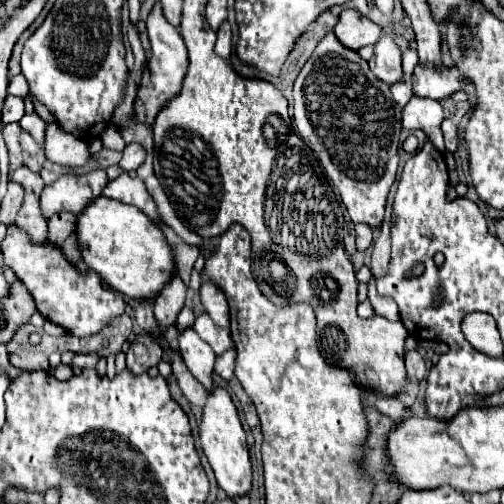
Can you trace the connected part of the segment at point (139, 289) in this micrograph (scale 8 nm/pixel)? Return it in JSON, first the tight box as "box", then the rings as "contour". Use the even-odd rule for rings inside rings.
{"box":[76,196,176,298],"contour":[[[100,196],[78,216],[76,232],[86,266],[96,270],[110,288],[128,298],[156,298],[176,272],[172,248],[168,246],[164,232],[136,206]]]}

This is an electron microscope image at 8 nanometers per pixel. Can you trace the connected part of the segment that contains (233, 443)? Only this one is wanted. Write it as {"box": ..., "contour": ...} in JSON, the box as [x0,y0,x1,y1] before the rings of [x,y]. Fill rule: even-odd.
{"box":[200,388,252,496],"contour":[[[214,388],[210,392],[210,398],[204,406],[204,416],[200,422],[200,442],[202,450],[216,474],[218,486],[230,496],[244,496],[250,494],[252,490],[252,464],[250,464],[250,454],[248,454],[248,442],[246,442],[246,432],[242,428],[242,422],[238,418],[236,406],[228,392],[224,388]]]}

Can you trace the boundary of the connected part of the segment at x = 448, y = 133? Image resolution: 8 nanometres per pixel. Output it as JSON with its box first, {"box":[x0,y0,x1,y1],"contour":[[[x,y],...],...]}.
{"box":[442,118,458,152],"contour":[[[446,118],[446,122],[442,122],[442,132],[444,132],[444,142],[446,142],[446,152],[456,152],[458,148],[458,126]]]}

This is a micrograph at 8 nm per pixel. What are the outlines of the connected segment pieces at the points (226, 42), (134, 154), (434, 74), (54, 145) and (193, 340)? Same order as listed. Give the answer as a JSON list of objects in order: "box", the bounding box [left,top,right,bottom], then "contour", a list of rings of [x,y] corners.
[{"box":[216,21,232,58],"contour":[[[226,21],[218,28],[218,40],[216,40],[216,54],[220,58],[228,58],[232,52],[232,32],[230,32],[230,24]]]},{"box":[118,144,146,172],"contour":[[[128,144],[122,152],[122,160],[118,162],[118,166],[124,170],[124,172],[130,172],[130,170],[136,170],[144,160],[146,160],[146,150],[144,146],[140,144]]]},{"box":[412,62,468,100],"contour":[[[418,62],[412,72],[412,92],[418,98],[446,100],[454,92],[462,90],[468,84],[466,76],[448,64],[422,64]]]},{"box":[44,122,90,170],"contour":[[[56,122],[46,126],[46,140],[44,140],[46,158],[58,162],[70,170],[84,166],[90,160],[88,144],[72,134],[64,132]]]},{"box":[178,330,216,386],"contour":[[[186,330],[178,334],[178,342],[180,342],[182,360],[188,366],[188,370],[204,386],[212,386],[212,366],[216,360],[216,354],[212,352],[212,348],[194,330]]]}]

